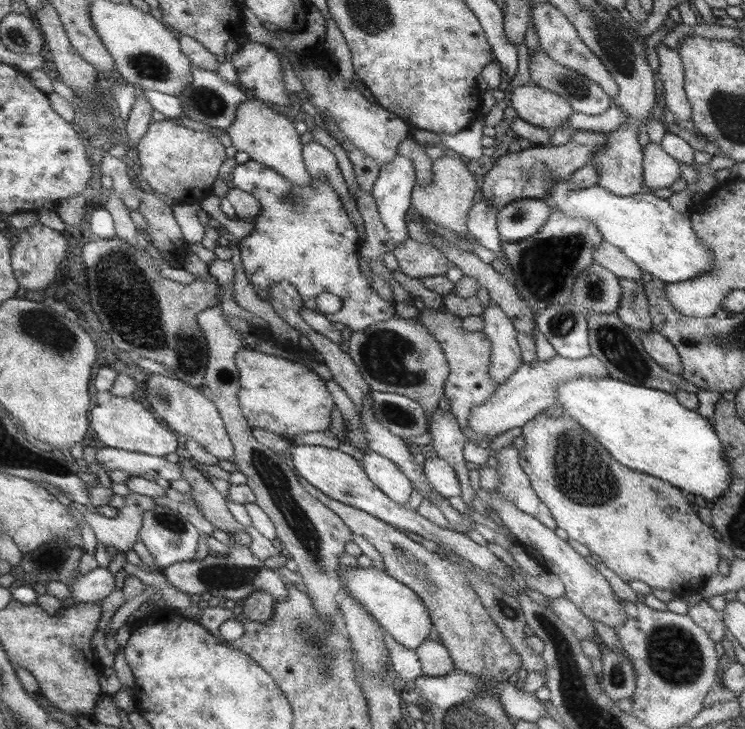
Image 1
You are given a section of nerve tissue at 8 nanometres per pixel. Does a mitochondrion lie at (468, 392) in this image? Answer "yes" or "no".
no

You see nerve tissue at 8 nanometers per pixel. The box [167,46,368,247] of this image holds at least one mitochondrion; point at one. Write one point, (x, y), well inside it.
(210, 103)

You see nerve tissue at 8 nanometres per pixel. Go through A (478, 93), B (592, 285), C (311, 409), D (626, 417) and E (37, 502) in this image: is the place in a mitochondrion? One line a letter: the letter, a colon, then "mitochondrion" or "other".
A: other
B: mitochondrion
C: other
D: other
E: other

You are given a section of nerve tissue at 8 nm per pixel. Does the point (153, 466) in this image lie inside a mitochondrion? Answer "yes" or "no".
no

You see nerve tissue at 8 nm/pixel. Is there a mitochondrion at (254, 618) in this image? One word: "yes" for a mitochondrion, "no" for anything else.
no

